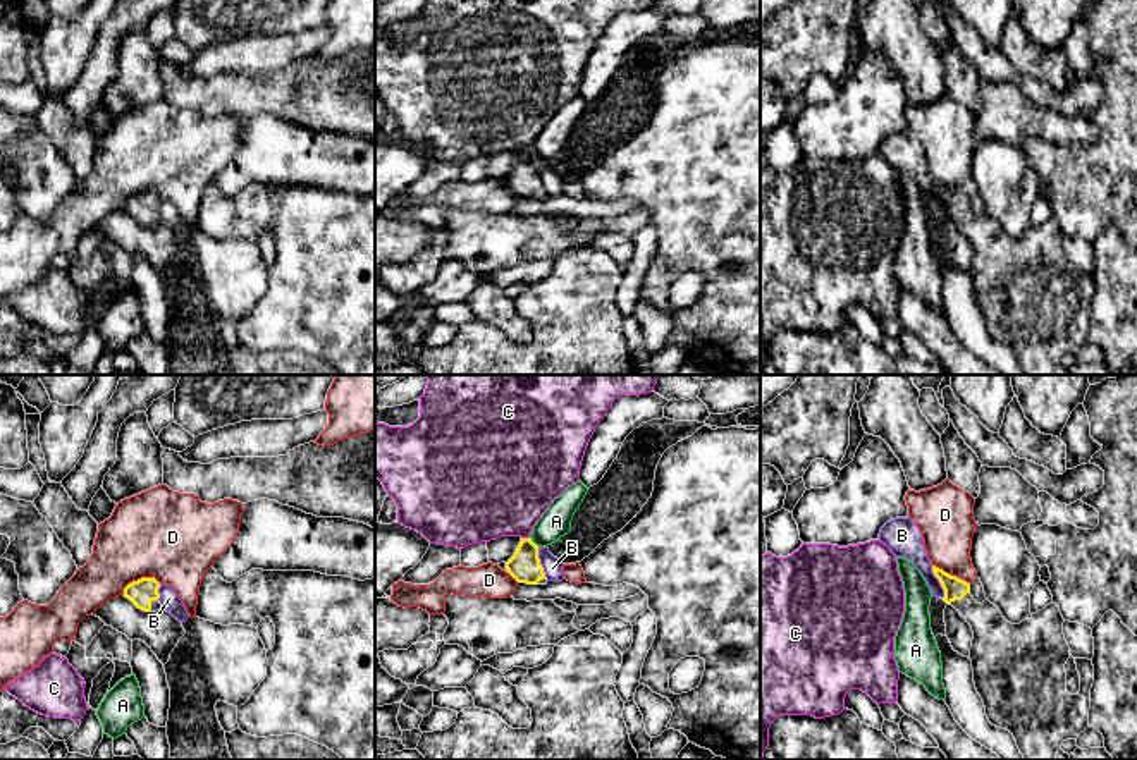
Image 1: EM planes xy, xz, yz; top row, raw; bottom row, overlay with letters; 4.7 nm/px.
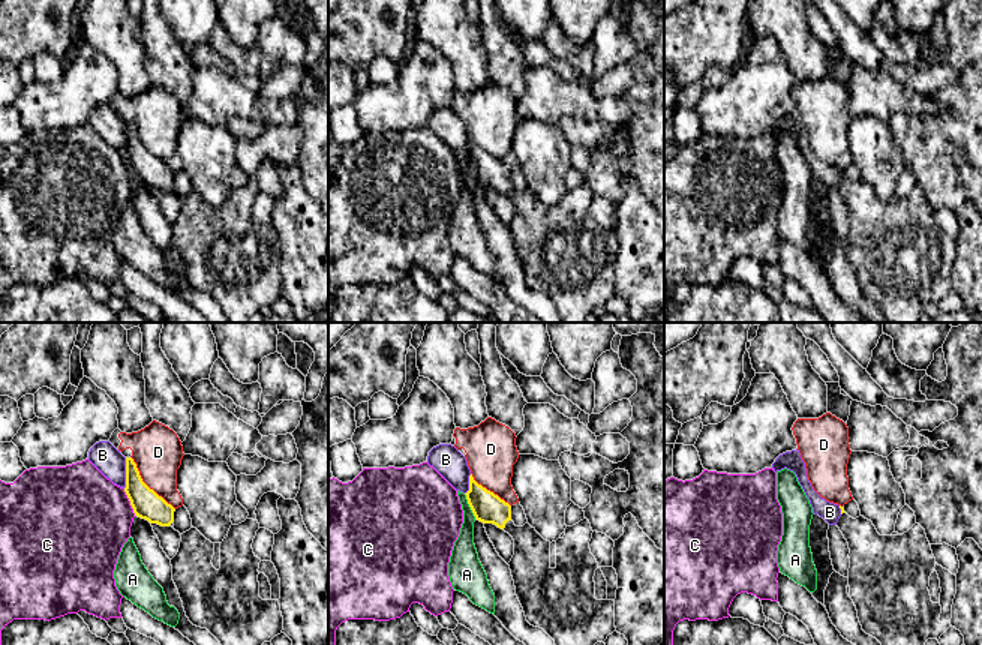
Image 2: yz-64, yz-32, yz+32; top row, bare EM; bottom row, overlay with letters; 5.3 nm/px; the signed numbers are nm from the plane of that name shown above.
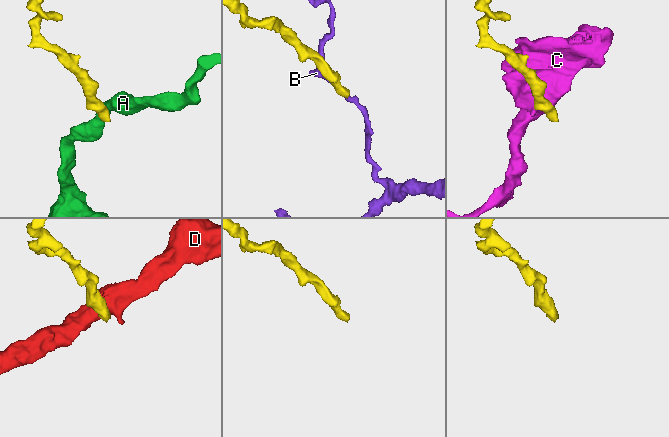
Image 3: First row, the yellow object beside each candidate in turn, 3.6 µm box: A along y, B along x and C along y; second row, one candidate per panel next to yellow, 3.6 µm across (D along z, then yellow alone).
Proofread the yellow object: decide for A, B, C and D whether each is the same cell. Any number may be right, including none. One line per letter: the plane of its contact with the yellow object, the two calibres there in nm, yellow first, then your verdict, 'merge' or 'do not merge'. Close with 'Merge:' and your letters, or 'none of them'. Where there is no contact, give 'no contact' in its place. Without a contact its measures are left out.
A: xz | 150/140 nm | do not merge
B: xz | 150/90 nm | do not merge
C: xz | 150/440 nm | do not merge
D: xy | 120/420 nm | do not merge
Merge: none of them

